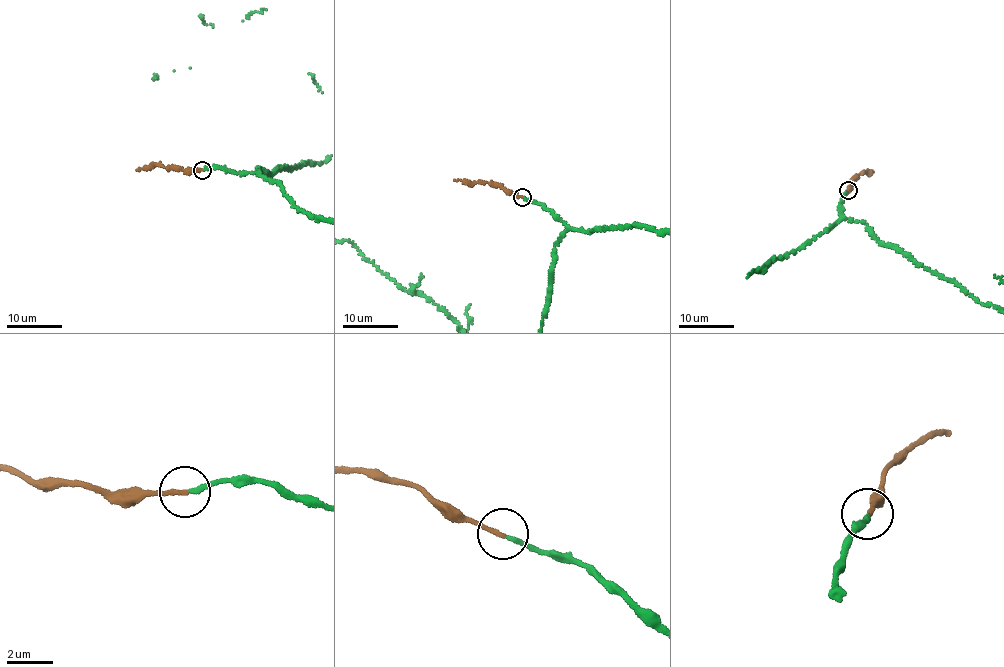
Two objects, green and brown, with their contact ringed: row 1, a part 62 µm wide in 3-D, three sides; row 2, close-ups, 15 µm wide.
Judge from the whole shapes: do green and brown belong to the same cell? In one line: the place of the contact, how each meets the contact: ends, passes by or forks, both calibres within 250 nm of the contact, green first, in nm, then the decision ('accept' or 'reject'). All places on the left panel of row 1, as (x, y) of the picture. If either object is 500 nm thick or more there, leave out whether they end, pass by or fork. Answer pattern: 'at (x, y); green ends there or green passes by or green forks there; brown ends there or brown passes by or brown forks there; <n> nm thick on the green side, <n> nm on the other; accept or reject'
at (202, 170); green ends there; brown ends there; 200 nm thick on the green side, 200 nm on the other; accept

